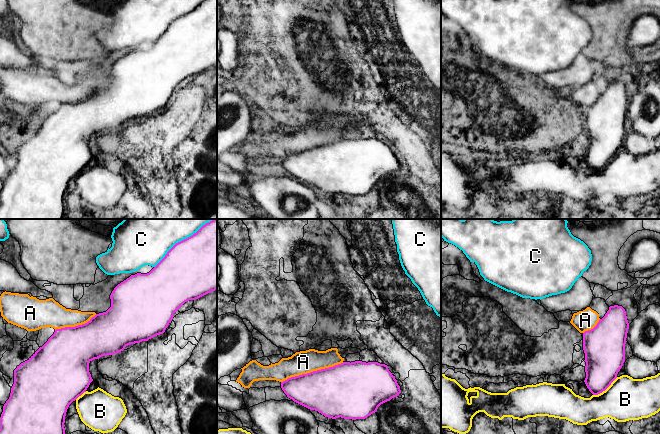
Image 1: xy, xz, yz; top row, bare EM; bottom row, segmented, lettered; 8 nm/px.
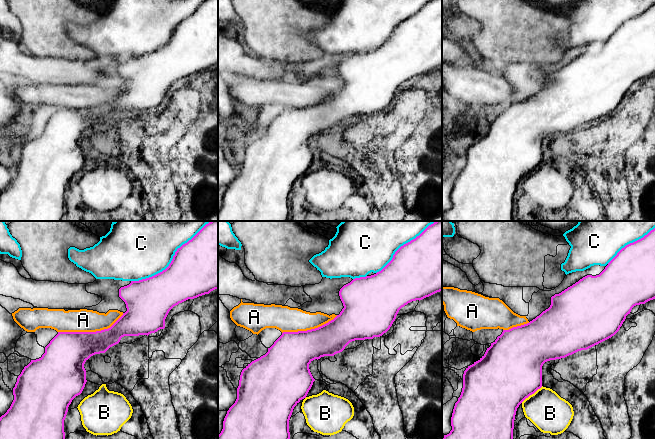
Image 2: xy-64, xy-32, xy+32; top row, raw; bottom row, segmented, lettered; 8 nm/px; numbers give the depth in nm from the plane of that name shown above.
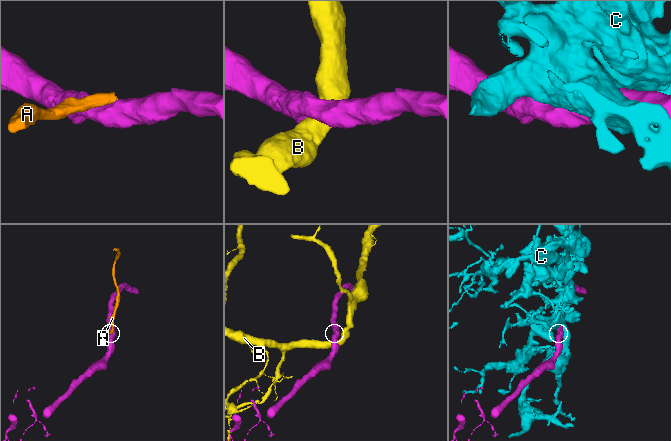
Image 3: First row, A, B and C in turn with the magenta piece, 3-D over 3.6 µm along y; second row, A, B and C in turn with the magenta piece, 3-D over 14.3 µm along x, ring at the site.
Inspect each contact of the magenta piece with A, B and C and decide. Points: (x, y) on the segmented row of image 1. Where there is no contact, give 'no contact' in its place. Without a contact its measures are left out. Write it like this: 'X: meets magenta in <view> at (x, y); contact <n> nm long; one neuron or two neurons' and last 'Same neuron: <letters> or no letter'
A: meets magenta in xz at (313, 371); contact 550 nm long; two neurons
B: meets magenta in yz at (605, 389); contact 240 nm long; two neurons
C: meets magenta in xy at (184, 239); contact 600 nm long; two neurons
Same neuron: no letter

